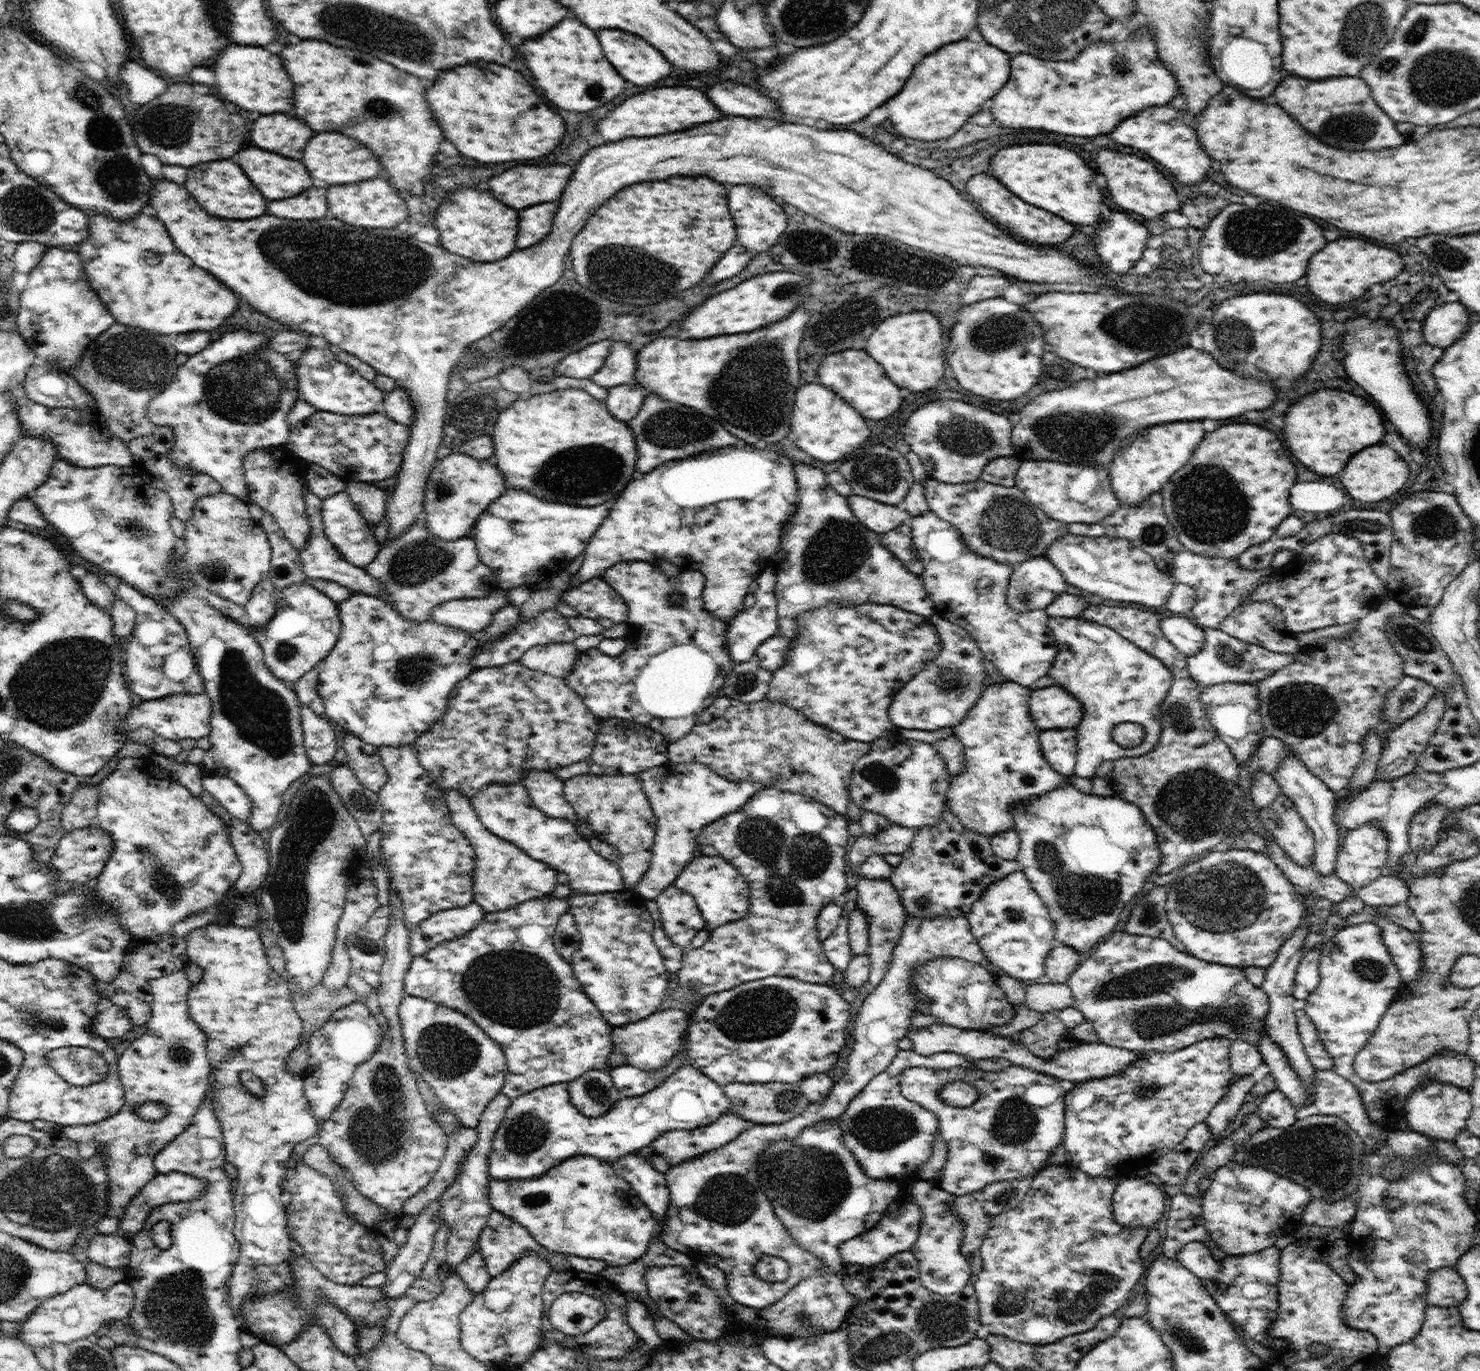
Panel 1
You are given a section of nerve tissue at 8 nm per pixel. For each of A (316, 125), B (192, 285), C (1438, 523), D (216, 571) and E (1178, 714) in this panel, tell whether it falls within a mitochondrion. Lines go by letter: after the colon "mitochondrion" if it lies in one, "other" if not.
A: other
B: other
C: mitochondrion
D: mitochondrion
E: mitochondrion

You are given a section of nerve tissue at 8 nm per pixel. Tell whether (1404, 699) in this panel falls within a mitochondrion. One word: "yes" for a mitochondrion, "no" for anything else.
yes

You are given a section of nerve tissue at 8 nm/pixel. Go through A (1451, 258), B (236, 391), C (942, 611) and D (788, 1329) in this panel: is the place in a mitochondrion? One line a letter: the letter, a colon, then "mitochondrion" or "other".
A: mitochondrion
B: mitochondrion
C: other
D: other

